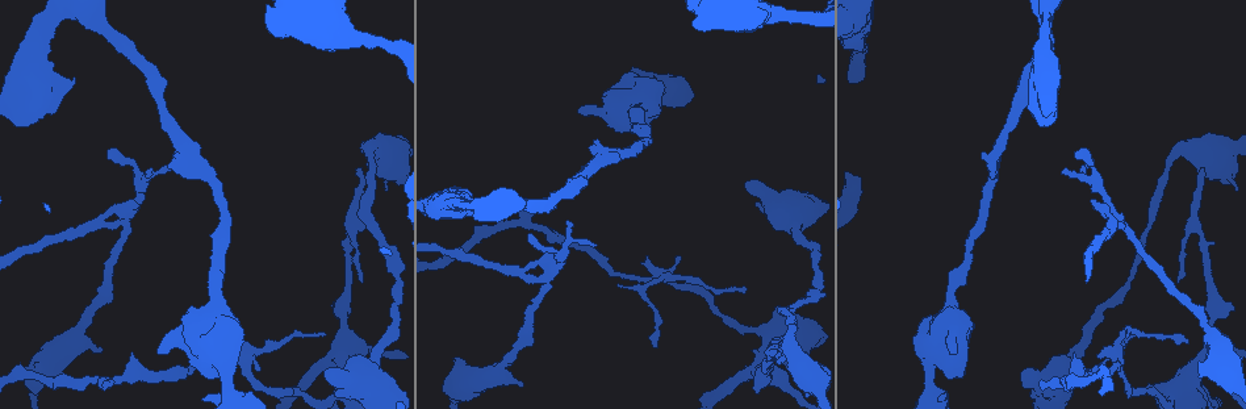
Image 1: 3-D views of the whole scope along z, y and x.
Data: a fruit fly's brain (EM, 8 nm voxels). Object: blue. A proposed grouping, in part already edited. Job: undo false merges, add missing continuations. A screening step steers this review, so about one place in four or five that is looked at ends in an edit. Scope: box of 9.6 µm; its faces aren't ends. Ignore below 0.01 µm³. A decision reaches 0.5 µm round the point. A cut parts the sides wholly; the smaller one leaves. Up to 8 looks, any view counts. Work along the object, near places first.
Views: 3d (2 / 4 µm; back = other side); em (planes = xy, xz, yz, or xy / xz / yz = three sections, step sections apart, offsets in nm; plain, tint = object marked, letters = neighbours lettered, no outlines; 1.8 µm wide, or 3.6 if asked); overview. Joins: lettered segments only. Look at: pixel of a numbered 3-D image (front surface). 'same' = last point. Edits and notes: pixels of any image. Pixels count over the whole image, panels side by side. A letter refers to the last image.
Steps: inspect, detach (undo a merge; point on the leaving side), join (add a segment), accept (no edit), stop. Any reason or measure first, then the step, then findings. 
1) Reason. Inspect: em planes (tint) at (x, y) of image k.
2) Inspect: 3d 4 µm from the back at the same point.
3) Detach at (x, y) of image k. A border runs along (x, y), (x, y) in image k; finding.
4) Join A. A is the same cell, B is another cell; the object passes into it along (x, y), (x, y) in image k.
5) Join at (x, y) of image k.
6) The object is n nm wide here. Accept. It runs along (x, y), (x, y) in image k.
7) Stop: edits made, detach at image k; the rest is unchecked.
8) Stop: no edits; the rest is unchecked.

Branch stops here. Inspect: 3d 4 µm at (581, 111) of image 1.

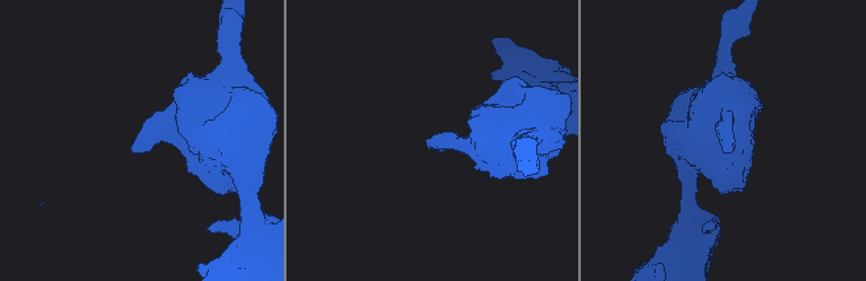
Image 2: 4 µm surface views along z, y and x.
Now the EM. Inspect: em planes (letters) at (721, 149) of image 2.

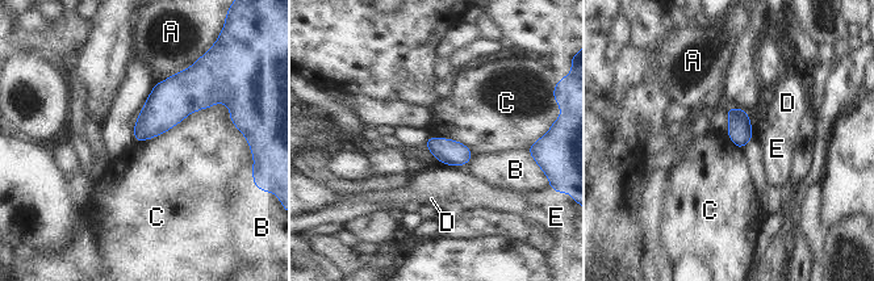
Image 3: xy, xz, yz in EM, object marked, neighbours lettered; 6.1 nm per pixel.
The longest contact is with C, 600 nm. Accept. A, B, C, D and E are other cells; a border runs along (229, 108), (214, 103), (134, 142) in image 3; none of them fits.

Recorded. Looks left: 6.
Stops while still wide. Inspect: em planes (tint) at (1024, 370) of image 1.

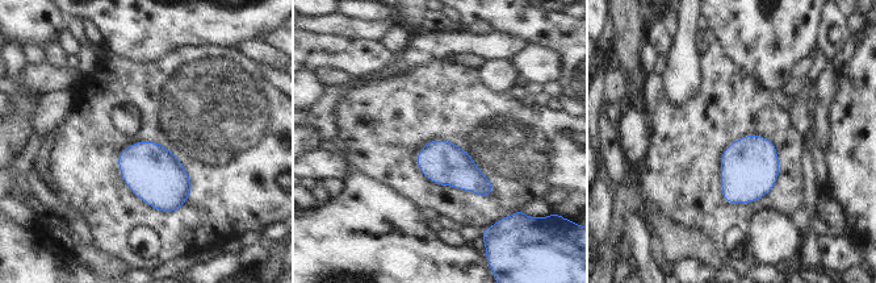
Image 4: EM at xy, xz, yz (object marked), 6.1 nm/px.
What lies round it. Inspect: em planes (letters) at the same point.

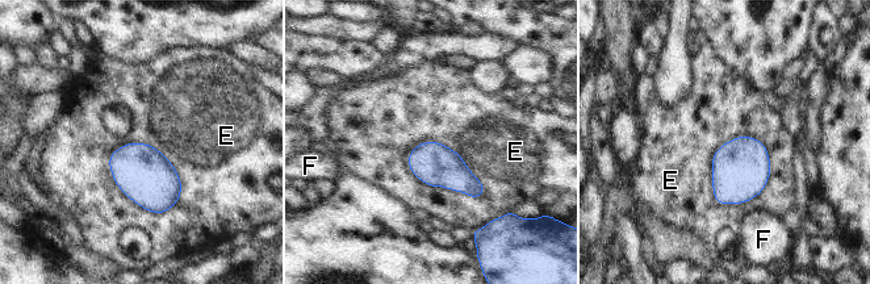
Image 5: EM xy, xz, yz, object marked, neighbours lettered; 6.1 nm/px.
The longest contact is with E, 500 nm. Accept. E and F are other cells; no lettered segment goes on from it.

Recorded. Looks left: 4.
Abrupt turn. Inspect: em planes (tint) at (1115, 357) of image 1.

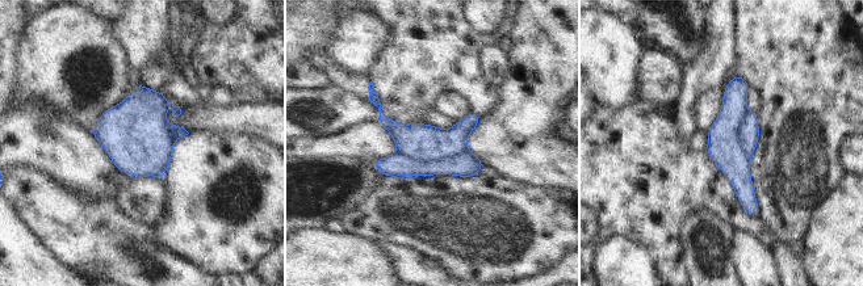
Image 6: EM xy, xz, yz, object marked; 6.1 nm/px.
See the neighbours. Inspect: em planes (letters) at the same point.

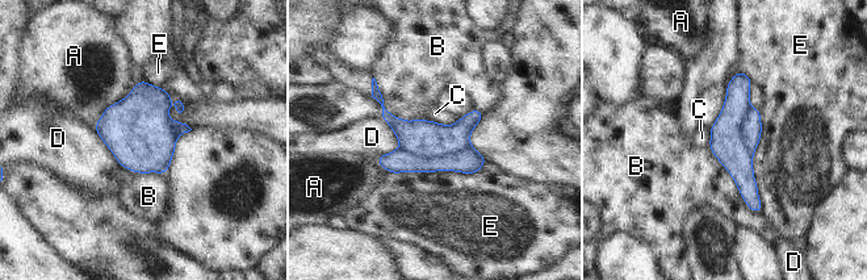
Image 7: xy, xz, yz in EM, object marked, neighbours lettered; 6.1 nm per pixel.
The longest contact is with E, 600 nm. Detach at (469, 161) of image 7. A, B, C, D and E are other cells; two neurons meet here.

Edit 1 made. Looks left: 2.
Stop: edits made, detach at image 7; the rest is unchecked.

